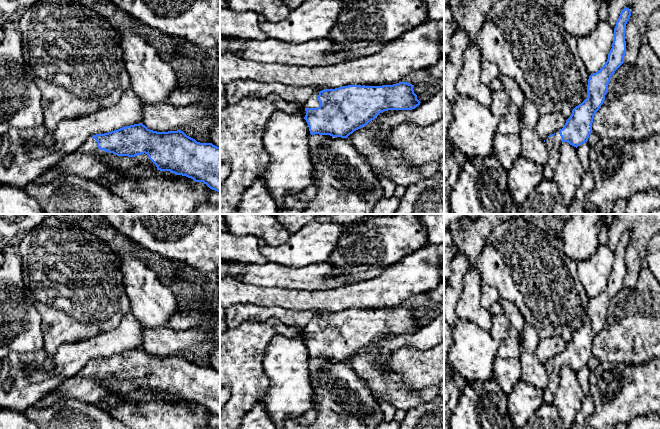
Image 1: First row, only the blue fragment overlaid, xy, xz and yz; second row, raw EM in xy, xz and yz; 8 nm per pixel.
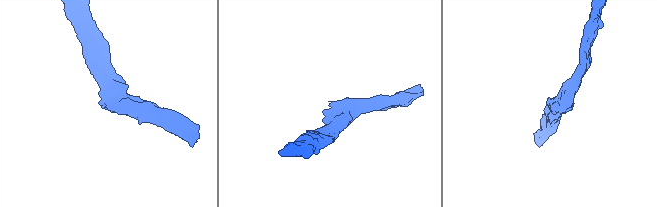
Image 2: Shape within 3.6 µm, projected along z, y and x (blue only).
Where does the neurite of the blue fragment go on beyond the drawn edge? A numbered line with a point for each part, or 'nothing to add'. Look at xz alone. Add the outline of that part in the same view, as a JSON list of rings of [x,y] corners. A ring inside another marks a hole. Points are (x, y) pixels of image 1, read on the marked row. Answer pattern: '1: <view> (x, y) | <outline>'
1: xz (313, 102) | [[[315,92],[309,100],[305,103],[304,107],[305,108],[317,108],[319,107],[319,101],[318,101],[318,95],[319,92]]]

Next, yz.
1: yz (553, 143) | [[[559,131],[554,136],[545,139],[545,146],[548,150],[549,157],[543,165],[544,179],[552,179],[559,159],[559,148],[562,144],[562,138]]]

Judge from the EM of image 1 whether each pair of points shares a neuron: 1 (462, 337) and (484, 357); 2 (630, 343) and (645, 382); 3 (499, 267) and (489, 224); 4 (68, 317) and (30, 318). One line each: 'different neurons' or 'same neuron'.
1: same neuron
2: different neurons
3: different neurons
4: different neurons

